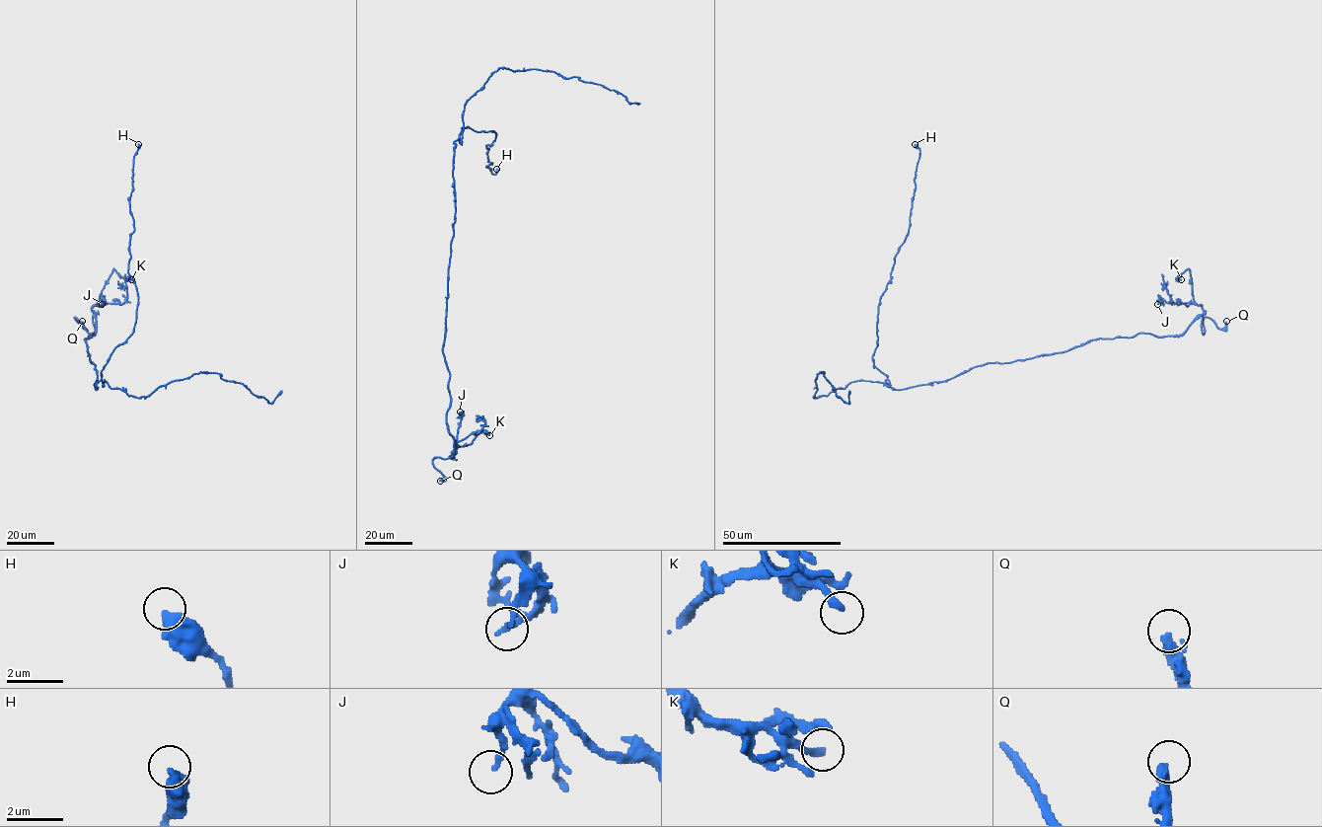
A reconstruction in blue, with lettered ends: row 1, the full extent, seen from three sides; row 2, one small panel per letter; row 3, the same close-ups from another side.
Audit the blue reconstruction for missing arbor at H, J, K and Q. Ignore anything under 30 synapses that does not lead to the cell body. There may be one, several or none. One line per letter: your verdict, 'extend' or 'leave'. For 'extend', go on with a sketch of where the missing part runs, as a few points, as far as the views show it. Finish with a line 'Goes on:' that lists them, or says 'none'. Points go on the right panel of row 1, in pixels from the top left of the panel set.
H: leave
J: leave
K: leave
Q: extend
Goes on: Q

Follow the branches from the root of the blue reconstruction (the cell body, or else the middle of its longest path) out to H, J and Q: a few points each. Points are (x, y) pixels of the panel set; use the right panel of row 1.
H: (957, 375), (893, 389), (874, 365), (880, 298), (910, 226), (919, 155), (915, 144)
J: (957, 375), (1099, 338), (1180, 336), (1205, 312), (1161, 298), (1157, 304)
Q: (957, 375), (1099, 338), (1180, 336), (1202, 315), (1204, 334), (1205, 317), (1220, 329), (1226, 321)

